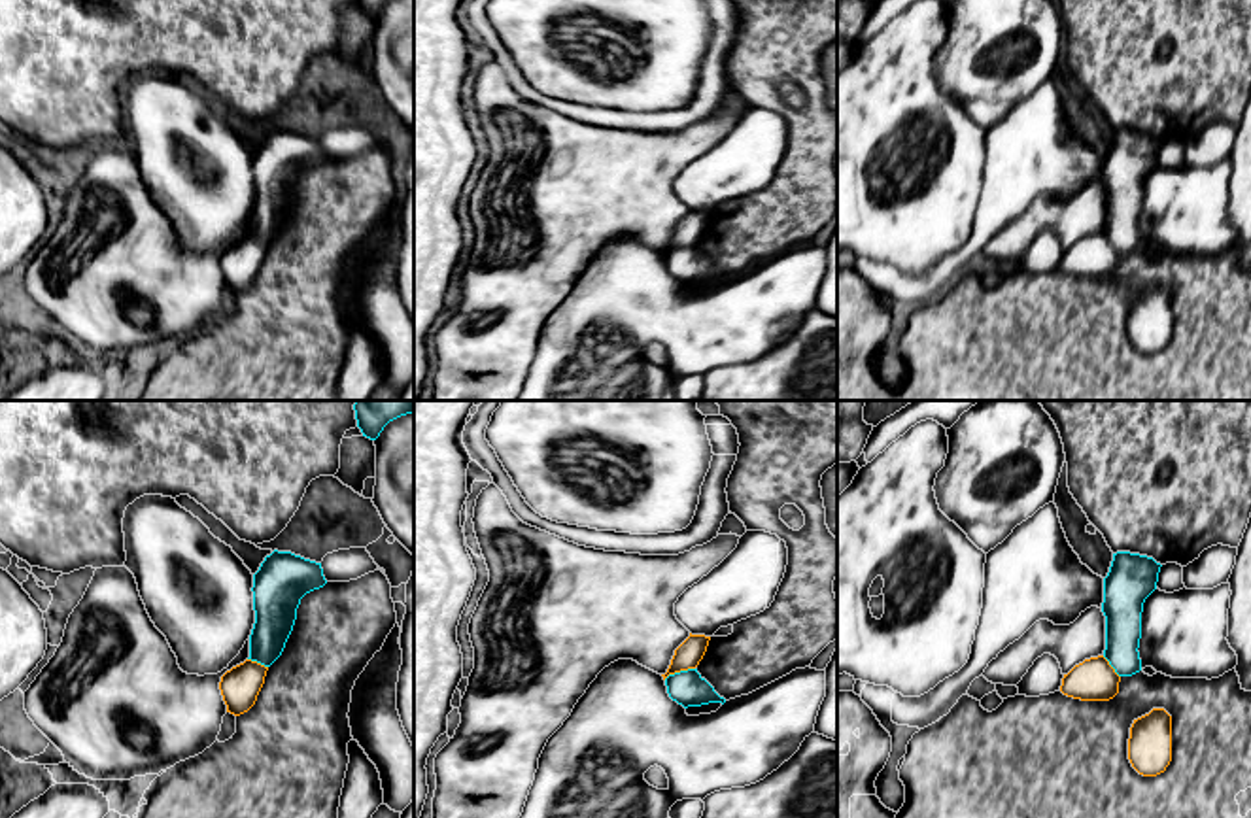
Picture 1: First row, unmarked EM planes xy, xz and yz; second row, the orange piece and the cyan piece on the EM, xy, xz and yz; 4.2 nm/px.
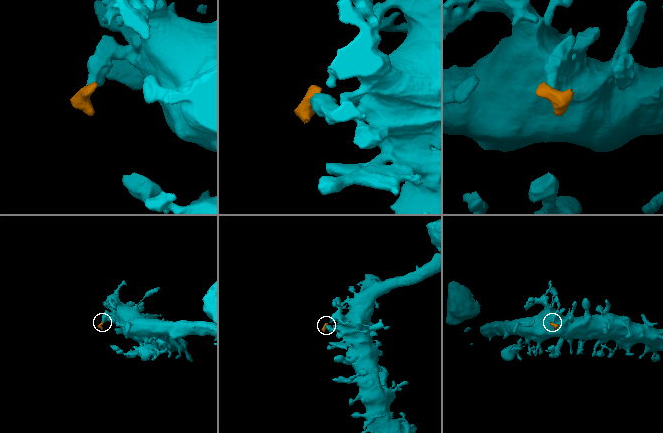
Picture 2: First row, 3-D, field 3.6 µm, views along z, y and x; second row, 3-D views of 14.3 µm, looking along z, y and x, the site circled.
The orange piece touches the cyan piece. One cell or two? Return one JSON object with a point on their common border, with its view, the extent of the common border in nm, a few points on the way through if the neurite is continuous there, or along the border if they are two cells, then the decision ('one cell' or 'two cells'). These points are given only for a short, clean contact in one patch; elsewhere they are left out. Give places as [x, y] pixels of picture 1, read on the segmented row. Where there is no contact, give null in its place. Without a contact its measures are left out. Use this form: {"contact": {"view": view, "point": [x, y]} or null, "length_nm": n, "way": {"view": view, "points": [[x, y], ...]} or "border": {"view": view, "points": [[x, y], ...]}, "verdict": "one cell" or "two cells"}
{"contact": {"view": "xz", "point": [679, 671]}, "length_nm": 140, "border": {"view": "xz", "points": [[694, 667], [669, 673], [664, 679]]}, "verdict": "two cells"}

